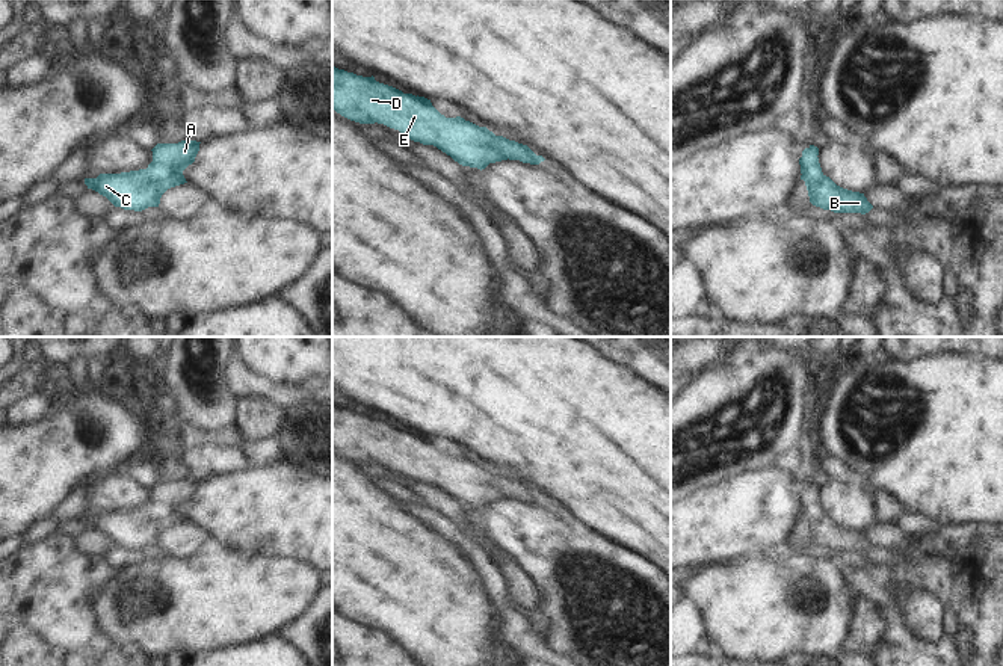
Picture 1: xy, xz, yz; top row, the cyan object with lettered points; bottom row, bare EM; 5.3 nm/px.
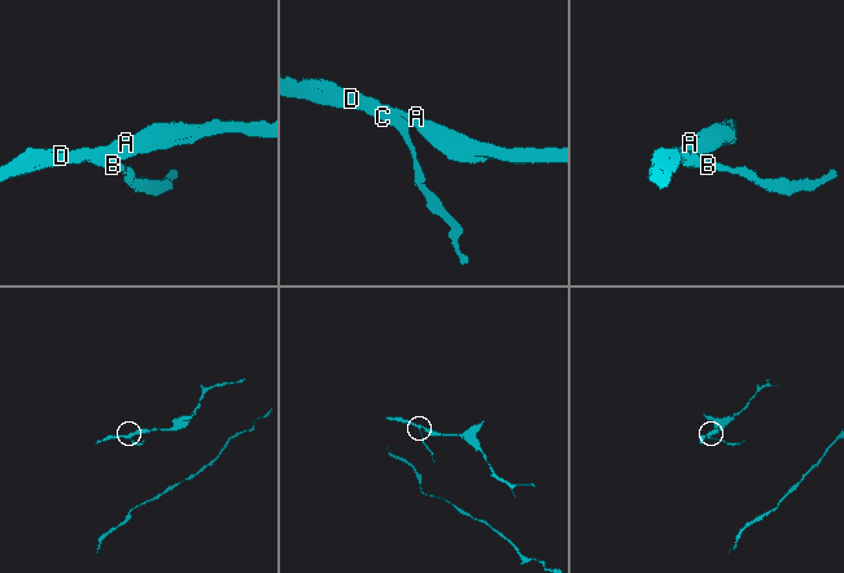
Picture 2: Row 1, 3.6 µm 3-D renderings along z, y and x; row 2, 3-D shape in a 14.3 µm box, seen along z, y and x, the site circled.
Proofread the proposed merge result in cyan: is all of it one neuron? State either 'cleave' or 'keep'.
keep

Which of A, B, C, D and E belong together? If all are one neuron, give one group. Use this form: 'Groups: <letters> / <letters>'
Groups: A B C D E

